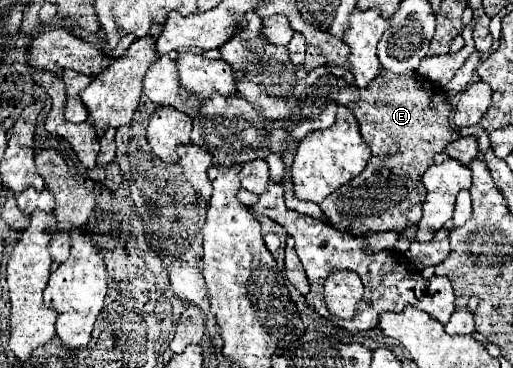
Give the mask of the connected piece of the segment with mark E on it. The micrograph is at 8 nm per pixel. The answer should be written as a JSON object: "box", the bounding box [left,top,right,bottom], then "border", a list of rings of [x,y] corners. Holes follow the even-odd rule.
{"box":[321,71,457,233],"border":[[[381,71],[365,89],[349,87],[343,79],[339,81],[337,105],[347,107],[355,115],[373,157],[361,175],[321,203],[321,209],[335,229],[341,233],[401,231],[405,225],[419,223],[421,205],[425,201],[425,185],[421,183],[421,177],[429,165],[433,165],[433,155],[441,153],[447,143],[457,139],[457,131],[449,117],[451,103],[443,95],[439,85],[423,79],[419,73],[395,75]],[[383,183],[389,185],[387,189],[395,185],[389,199],[377,197]]]}

